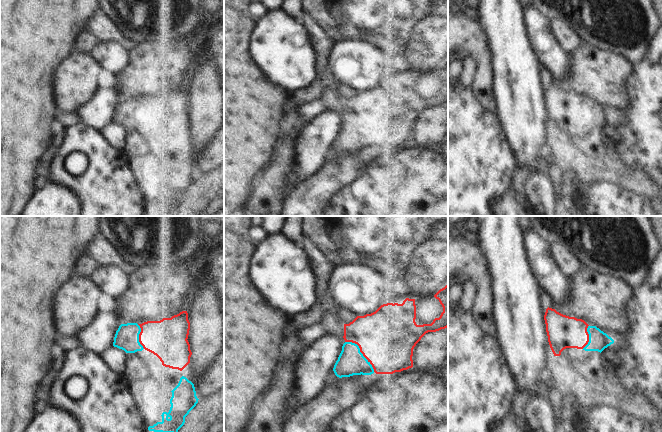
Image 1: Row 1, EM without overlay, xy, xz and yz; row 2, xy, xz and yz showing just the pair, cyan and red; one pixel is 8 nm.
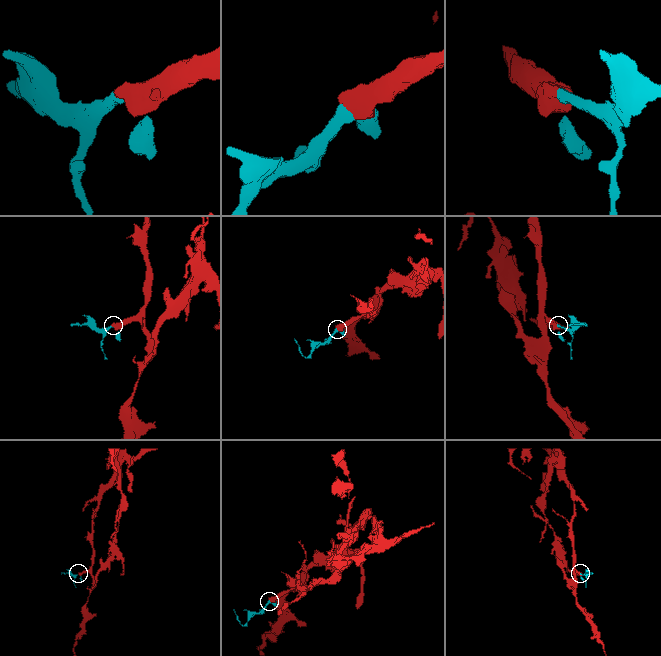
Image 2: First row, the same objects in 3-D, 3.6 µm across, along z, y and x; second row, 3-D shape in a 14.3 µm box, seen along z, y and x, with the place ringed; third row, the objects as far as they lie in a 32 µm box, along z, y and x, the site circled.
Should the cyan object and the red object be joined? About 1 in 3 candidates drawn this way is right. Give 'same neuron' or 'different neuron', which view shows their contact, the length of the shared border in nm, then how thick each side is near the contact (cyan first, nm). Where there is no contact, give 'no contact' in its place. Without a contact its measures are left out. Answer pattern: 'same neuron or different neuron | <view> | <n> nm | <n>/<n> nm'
same neuron | xz | 340 nm | 220/460 nm

